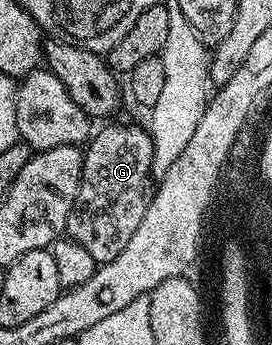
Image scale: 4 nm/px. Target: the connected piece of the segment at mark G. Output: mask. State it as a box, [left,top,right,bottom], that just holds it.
[67,124,155,265]

